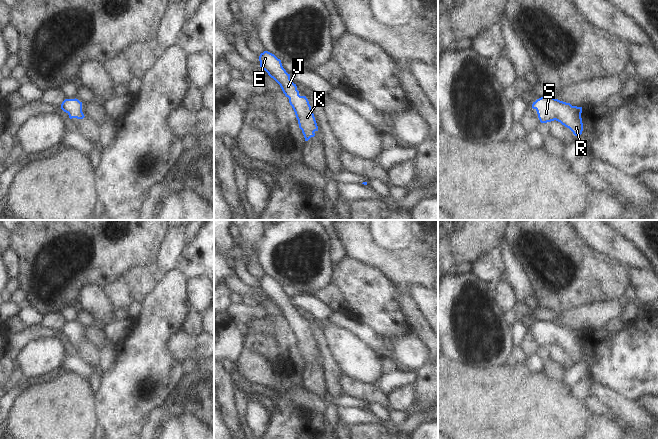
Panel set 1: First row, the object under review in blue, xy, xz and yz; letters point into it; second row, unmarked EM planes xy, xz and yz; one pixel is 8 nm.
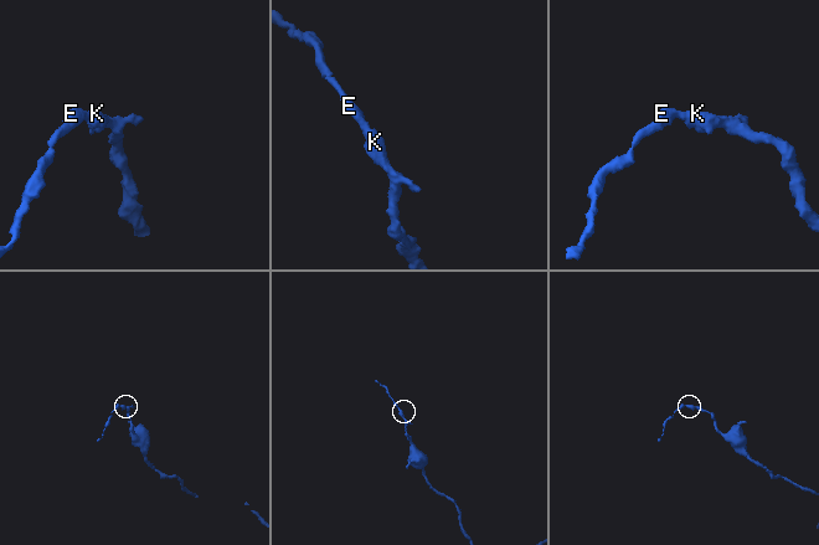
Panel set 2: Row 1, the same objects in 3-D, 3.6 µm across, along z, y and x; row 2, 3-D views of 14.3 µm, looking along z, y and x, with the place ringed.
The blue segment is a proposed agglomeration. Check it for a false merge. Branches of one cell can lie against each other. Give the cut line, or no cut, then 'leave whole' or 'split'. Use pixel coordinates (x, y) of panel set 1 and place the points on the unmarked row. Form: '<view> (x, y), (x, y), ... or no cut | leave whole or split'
no cut | leave whole

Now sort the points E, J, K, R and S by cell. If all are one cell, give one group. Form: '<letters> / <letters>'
E J K R S

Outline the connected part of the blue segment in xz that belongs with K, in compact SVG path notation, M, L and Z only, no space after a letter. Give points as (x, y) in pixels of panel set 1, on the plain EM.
M264 275L259 280L260 291L265 294L268 299L273 302L281 311L283 317L289 322L299 352L302 354L305 365L315 360L318 350L306 320L300 320L296 308L290 303L290 298L283 292L281 284L274 278Z

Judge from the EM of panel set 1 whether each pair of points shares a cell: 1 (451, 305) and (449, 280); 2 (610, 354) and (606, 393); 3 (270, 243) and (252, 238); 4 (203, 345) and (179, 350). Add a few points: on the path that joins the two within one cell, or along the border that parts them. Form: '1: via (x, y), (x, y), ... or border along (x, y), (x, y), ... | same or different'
1: via (451, 299), (449, 286) | same
2: border along (593, 380), (608, 386), (627, 399) | different
3: border along (265, 230), (255, 250) | different
4: via (197, 346), (185, 346) | same

